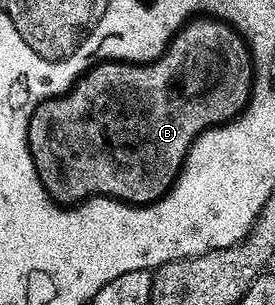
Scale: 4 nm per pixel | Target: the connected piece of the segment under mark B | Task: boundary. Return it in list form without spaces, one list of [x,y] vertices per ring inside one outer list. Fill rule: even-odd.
[[[216,18],[190,19],[156,60],[126,63],[122,88],[109,85],[113,80],[109,68],[90,68],[69,91],[37,104],[29,119],[38,173],[50,189],[65,192],[69,202],[90,195],[89,164],[93,164],[97,144],[89,144],[89,140],[97,140],[101,132],[101,144],[105,144],[101,166],[107,173],[101,188],[105,188],[105,196],[127,198],[128,203],[138,206],[154,204],[173,188],[194,142],[208,128],[220,128],[237,119],[253,93],[253,53],[237,29]],[[120,92],[125,95],[129,117],[109,116],[104,125],[107,130],[103,130],[96,104],[109,95],[110,102],[117,104]]]

